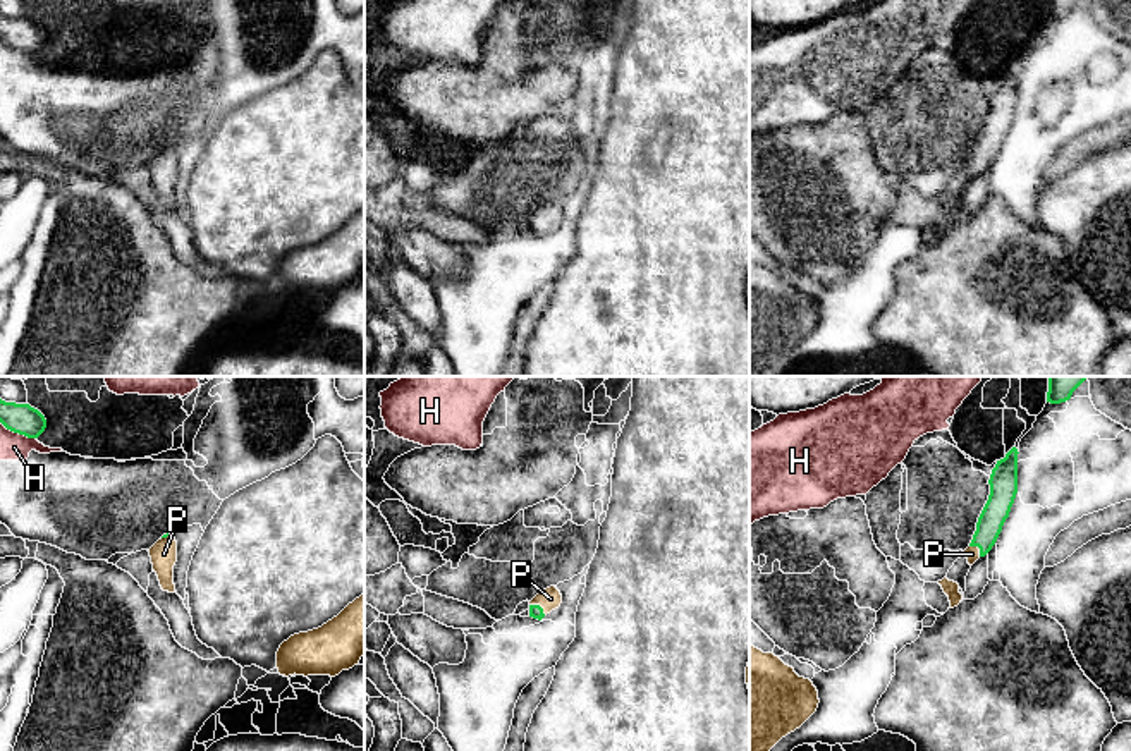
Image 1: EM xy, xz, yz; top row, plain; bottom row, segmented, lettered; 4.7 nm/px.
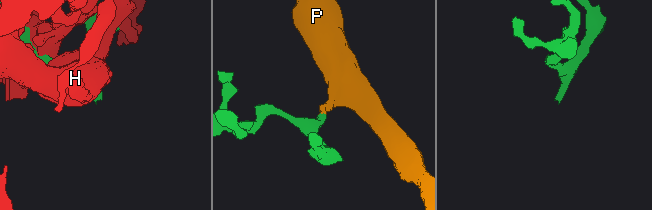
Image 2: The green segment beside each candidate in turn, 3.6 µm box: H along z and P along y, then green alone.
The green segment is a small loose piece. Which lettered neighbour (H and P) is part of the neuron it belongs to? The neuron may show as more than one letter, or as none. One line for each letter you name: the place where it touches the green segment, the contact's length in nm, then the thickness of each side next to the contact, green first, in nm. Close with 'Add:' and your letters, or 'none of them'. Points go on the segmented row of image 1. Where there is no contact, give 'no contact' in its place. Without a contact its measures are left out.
P: contact xz (538, 605); length 90 nm; calibres 60 and 110 nm
Add: P

